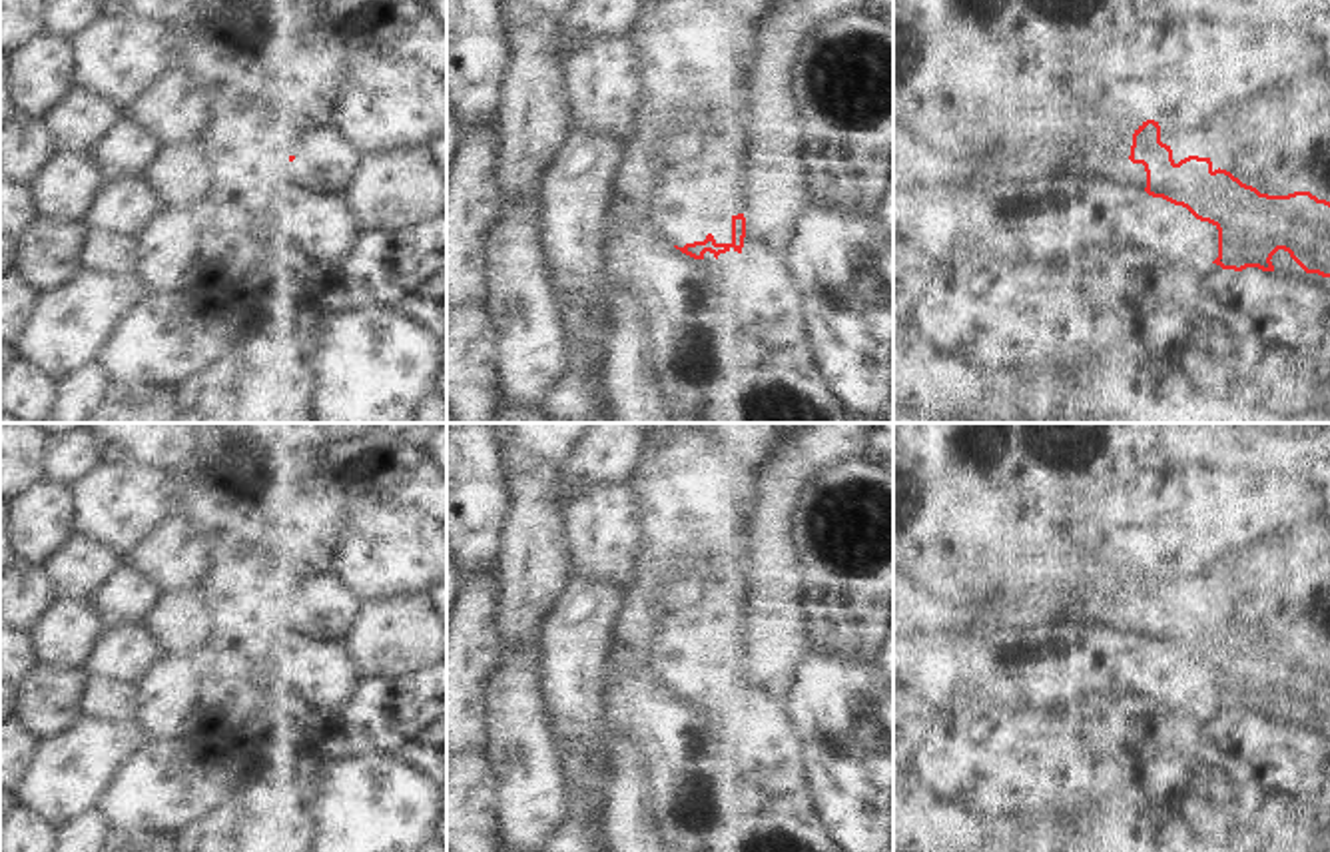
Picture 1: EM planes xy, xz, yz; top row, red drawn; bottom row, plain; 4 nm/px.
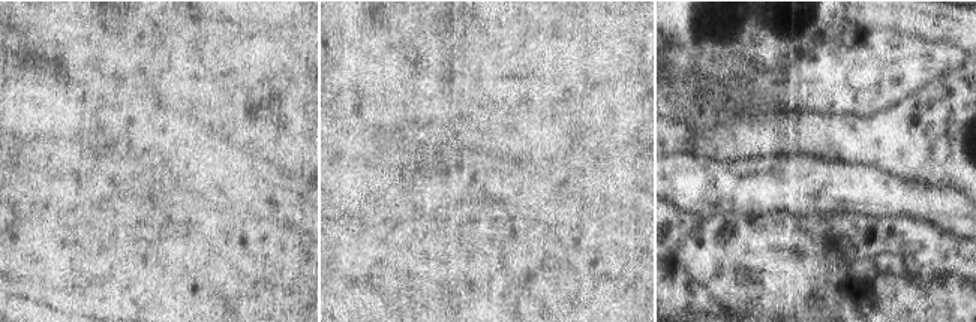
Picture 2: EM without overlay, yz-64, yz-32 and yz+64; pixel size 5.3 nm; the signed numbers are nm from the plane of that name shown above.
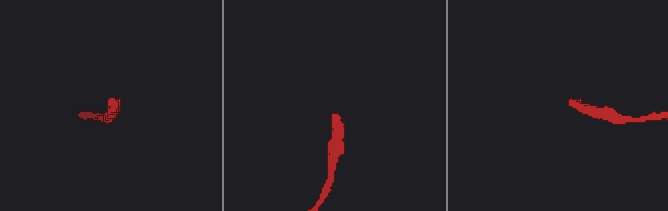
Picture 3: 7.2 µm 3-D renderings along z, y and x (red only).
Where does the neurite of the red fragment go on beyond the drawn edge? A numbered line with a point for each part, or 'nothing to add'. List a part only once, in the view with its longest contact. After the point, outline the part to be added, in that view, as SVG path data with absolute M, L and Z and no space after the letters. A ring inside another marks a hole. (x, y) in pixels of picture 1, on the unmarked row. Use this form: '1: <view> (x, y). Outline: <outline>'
1: yz (966, 535). Outline: M893 451L893 581L907 583L925 595L939 611L977 609L1003 611L1037 603L1055 611L1055 619L1091 615L1097 597L1129 605L1133 565L1111 555L1097 521L1107 491L1051 489L1023 483L1011 473L999 473L973 455L939 453L933 461L921 453Z

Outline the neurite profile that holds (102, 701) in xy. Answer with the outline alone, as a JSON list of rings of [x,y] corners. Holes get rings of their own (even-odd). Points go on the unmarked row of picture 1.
[[[86,676],[78,710],[82,718],[100,722],[134,720],[138,702],[136,686]]]

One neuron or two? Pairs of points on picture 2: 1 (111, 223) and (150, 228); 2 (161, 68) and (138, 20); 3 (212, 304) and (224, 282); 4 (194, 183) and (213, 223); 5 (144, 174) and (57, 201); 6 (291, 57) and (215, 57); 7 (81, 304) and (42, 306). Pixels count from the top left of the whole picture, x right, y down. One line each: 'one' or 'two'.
1: one
2: two
3: two
4: two
5: one
6: one
7: one

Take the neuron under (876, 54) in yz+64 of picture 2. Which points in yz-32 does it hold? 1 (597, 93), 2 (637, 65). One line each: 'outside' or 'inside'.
1: outside
2: inside

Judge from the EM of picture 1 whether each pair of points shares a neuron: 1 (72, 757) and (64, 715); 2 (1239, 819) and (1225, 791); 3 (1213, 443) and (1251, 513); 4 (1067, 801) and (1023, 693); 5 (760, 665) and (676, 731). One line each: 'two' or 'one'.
1: two
2: one
3: two
4: two
5: two

